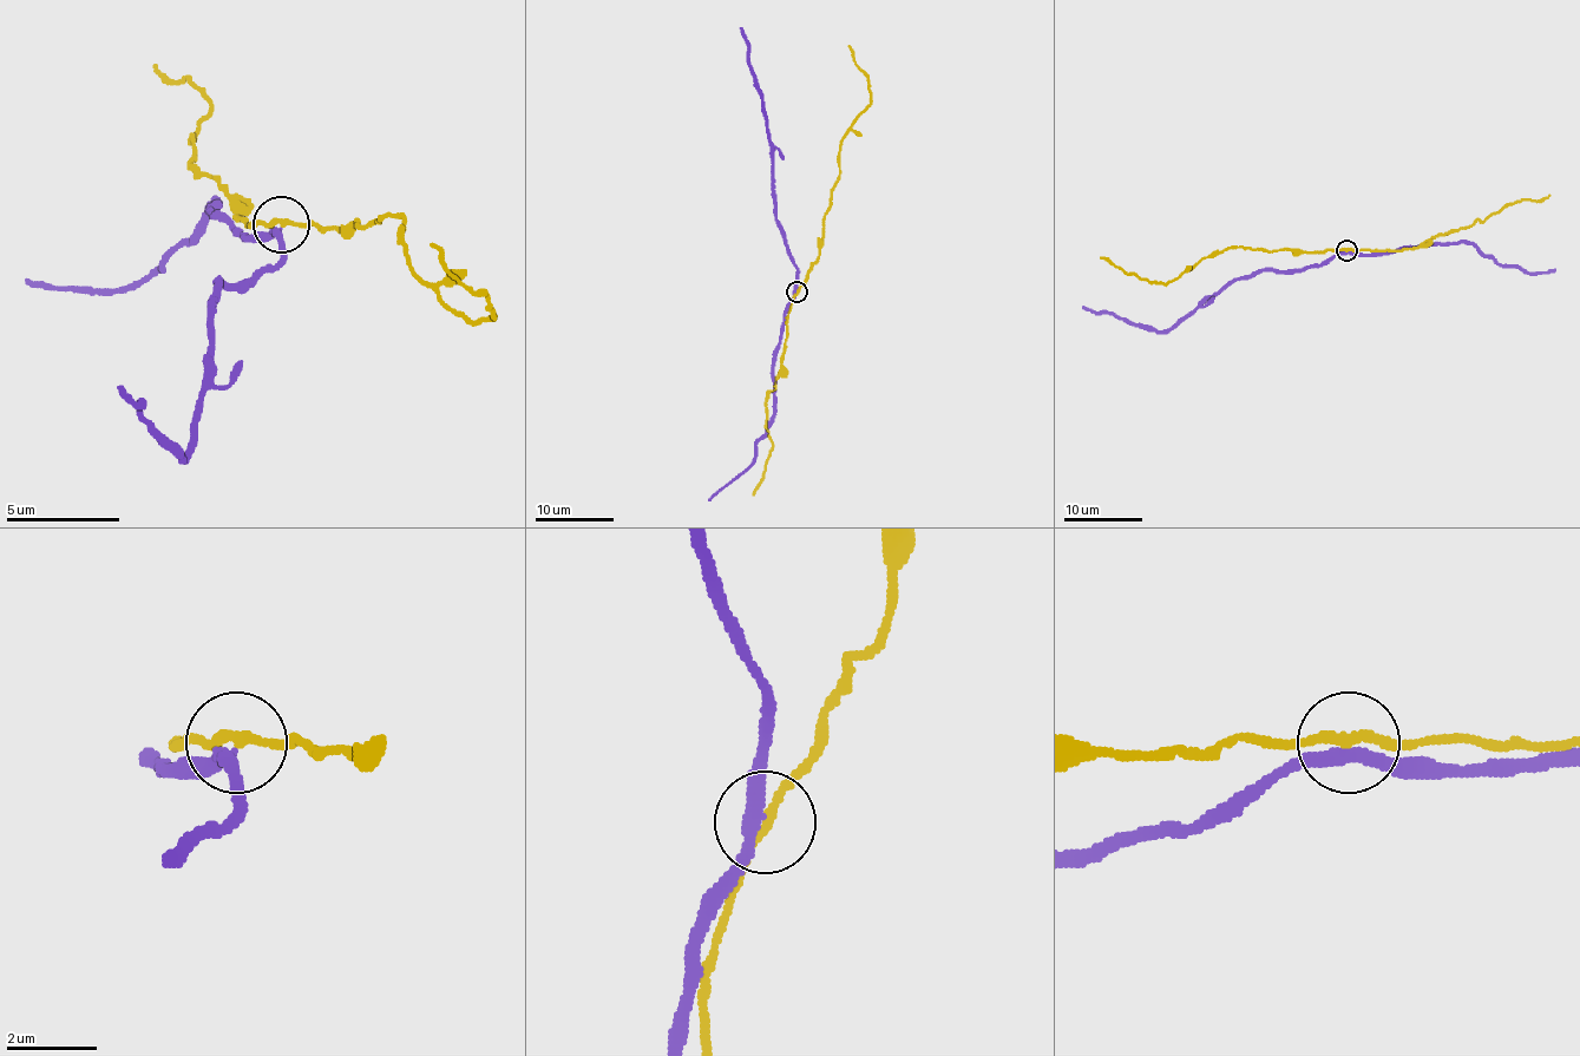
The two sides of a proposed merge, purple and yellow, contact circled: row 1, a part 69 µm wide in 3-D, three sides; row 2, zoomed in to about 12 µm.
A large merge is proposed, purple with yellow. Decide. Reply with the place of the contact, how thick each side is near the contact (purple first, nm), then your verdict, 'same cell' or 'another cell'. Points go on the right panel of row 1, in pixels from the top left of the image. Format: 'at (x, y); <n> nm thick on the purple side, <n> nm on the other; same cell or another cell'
at (1346, 250); 300 nm thick on the purple side, 200 nm on the other; another cell

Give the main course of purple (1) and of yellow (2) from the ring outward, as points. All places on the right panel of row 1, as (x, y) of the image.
1: (1345, 250), (1308, 268), (1257, 270), (1236, 279), (1162, 332), (1148, 332), (1110, 314), (1095, 314), (1083, 306)
2: (1348, 250), (1310, 253), (1233, 247), (1199, 261), (1172, 280), (1158, 282), (1140, 280), (1101, 256)

